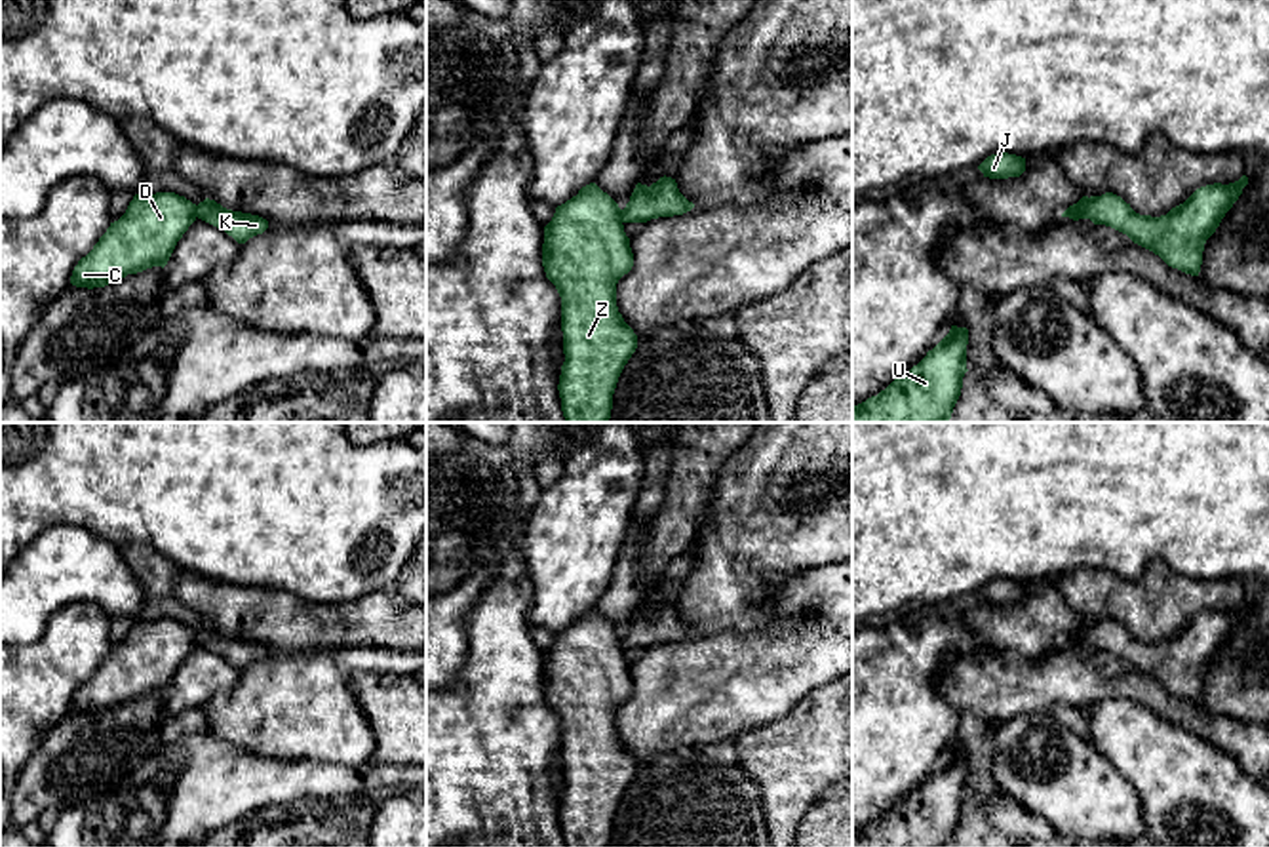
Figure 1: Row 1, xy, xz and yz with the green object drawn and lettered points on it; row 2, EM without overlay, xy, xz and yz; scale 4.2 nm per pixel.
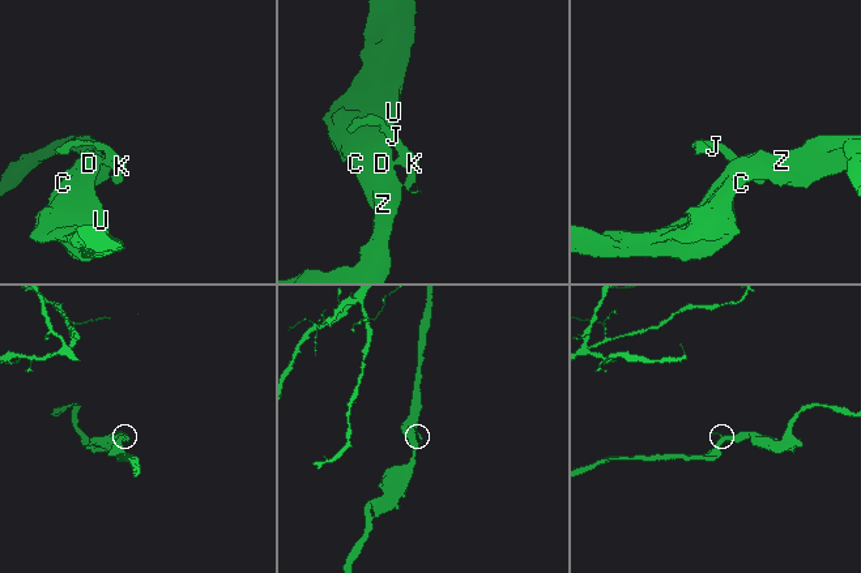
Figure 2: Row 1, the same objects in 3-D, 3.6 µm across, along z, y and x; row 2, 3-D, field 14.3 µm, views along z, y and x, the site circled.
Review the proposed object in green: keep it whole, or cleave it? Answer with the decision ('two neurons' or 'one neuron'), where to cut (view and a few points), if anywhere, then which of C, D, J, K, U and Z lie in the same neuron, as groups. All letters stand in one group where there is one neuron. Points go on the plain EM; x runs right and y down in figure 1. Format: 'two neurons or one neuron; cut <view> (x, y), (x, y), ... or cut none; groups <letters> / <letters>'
two neurons; cut xz (621, 636), (623, 648); groups C D U Z / J K

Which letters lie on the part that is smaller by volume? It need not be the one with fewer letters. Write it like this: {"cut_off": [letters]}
{"cut_off": ["J", "K"]}

